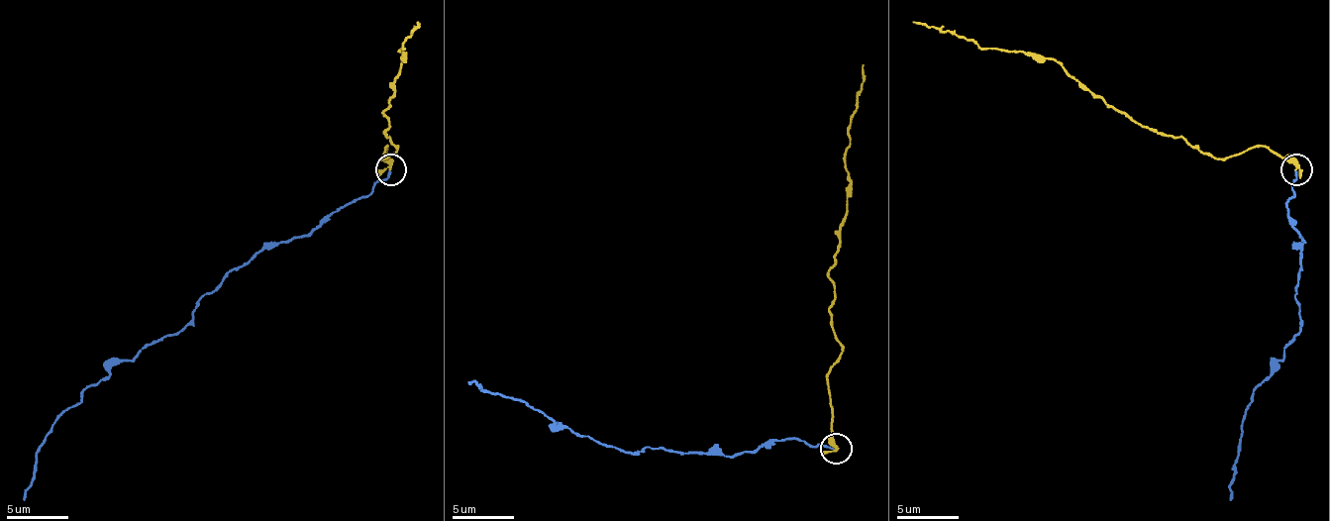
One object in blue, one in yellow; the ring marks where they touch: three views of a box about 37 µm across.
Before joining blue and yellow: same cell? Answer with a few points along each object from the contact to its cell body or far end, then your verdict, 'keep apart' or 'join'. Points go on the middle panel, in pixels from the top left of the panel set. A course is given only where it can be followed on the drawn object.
blue via (835, 449), (767, 440), (751, 452), (711, 456), (649, 446), (624, 452), (468, 380) | yellow via (835, 449), (829, 365), (841, 347), (829, 309), (835, 293), (829, 268), (848, 207), (848, 129), (863, 63) | keep apart

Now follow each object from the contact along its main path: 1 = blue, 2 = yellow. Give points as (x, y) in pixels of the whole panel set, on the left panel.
1: (390, 171), (306, 234), (265, 243), (178, 330), (88, 386), (39, 449), (24, 501)
2: (390, 168), (387, 147), (383, 159), (396, 147), (383, 135), (390, 128), (383, 113), (402, 48), (418, 23)

